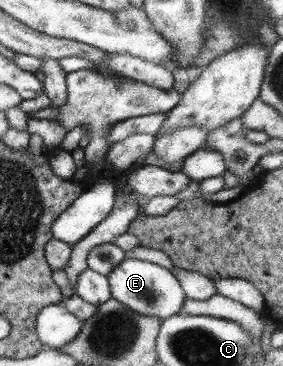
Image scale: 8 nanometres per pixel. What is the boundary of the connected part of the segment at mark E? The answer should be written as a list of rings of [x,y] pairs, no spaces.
[[[125,258],[107,276],[110,297],[138,315],[157,317],[164,321],[181,313],[184,293],[170,271],[148,261]]]

